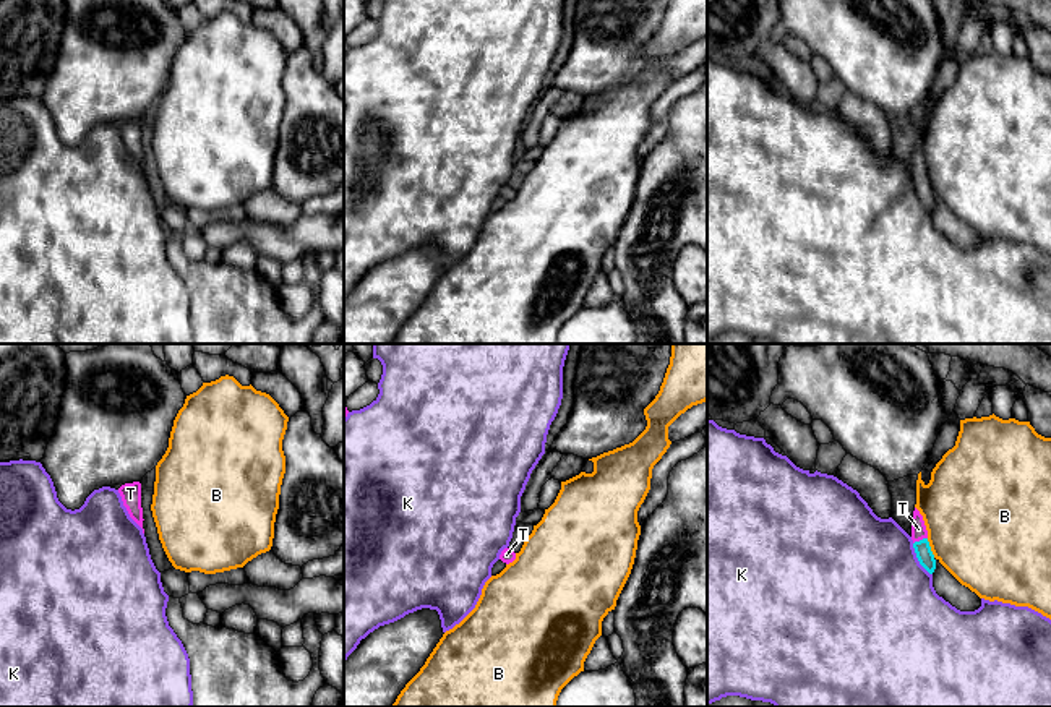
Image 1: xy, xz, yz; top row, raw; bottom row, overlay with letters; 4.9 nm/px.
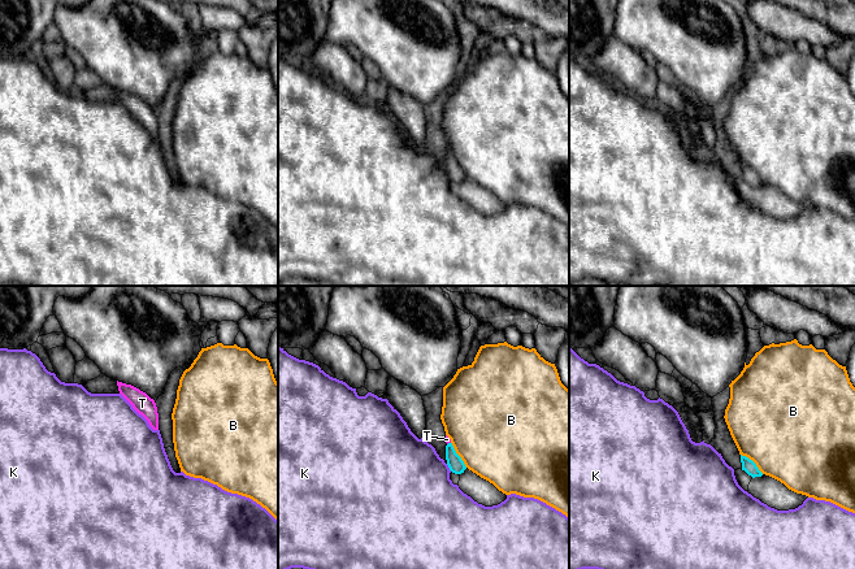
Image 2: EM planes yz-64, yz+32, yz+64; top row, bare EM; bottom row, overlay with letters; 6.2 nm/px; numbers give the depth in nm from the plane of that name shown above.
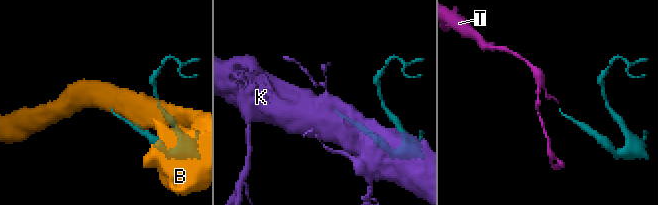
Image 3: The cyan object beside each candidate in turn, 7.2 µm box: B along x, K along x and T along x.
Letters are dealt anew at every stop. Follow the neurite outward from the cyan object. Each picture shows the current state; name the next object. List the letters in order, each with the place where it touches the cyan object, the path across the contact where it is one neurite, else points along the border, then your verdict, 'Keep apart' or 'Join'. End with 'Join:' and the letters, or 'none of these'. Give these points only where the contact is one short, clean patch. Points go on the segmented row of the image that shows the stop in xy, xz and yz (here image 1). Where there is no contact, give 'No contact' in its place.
B: Touches cyan at yz (930, 548). Keep apart
K: Touches cyan at yz (918, 560). Boundary: yz (912, 544), (917, 560), (931, 574). Keep apart
T: Touches cyan at yz (920, 540). Path across: yz (923, 552), (920, 540), (918, 529). Join
Join: T

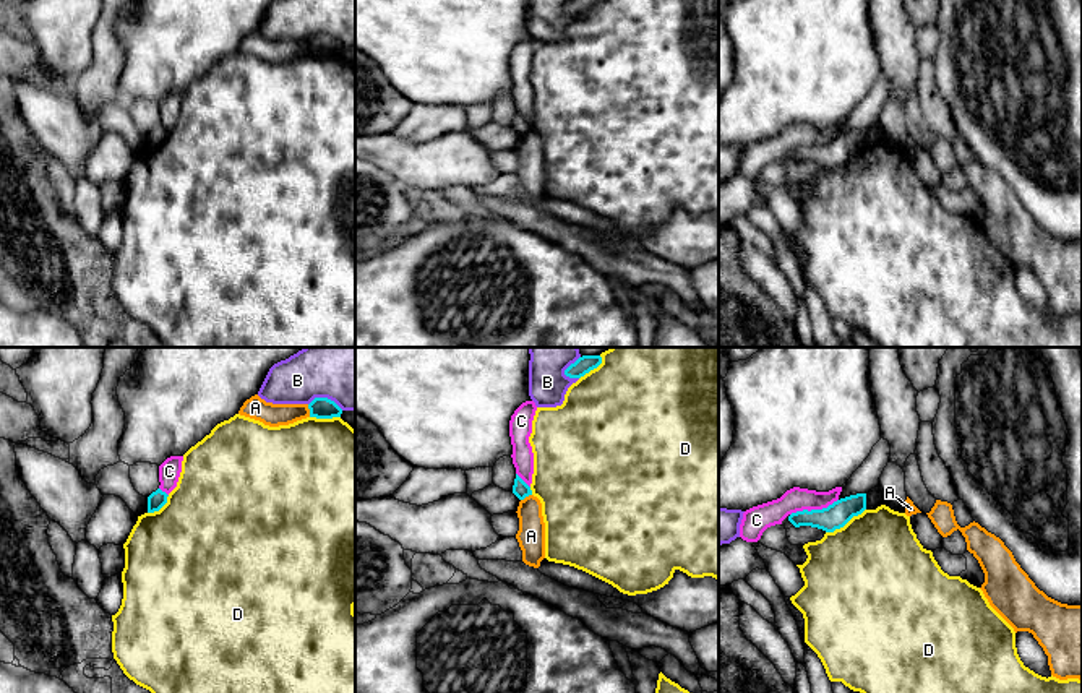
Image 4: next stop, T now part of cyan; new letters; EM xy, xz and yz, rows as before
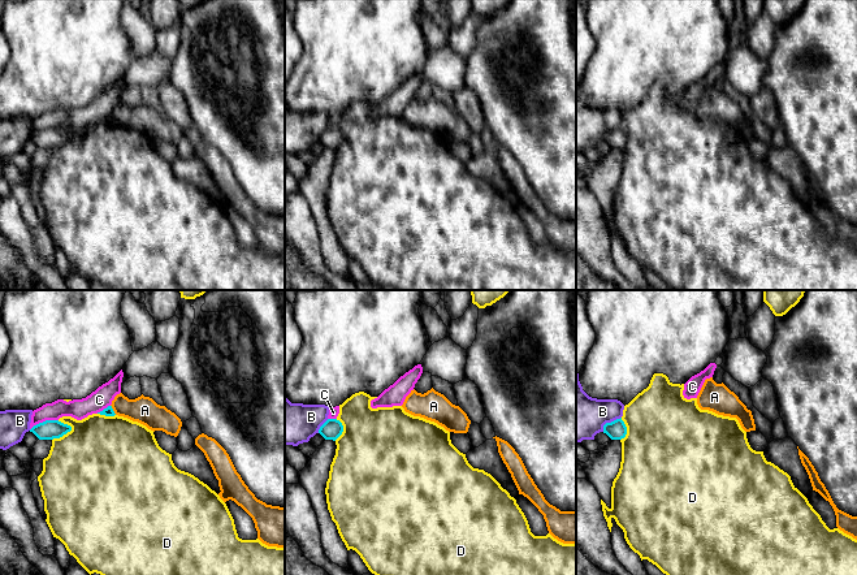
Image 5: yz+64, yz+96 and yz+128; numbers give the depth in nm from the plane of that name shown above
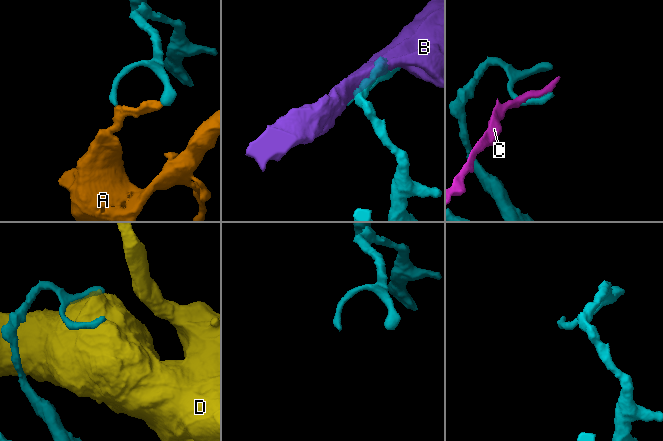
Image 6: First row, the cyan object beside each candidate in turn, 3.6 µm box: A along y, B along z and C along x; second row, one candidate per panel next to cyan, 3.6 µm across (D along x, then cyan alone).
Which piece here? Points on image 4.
A: Touches cyan at xy (310, 411). Keep apart
B: Touches cyan at xy (326, 398). Keep apart
C: Touches cyan at yz (813, 510). Keep apart
D: Touches cyan at yz (845, 523). Keep apart
Join: none of these

